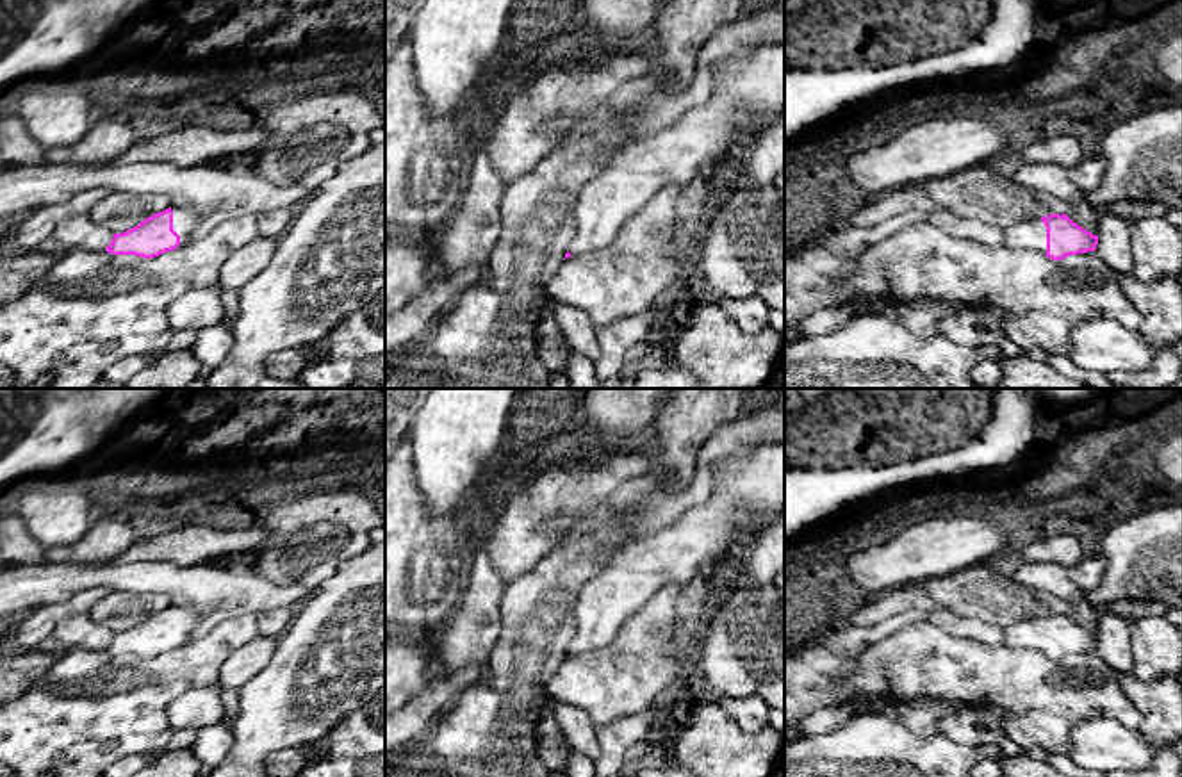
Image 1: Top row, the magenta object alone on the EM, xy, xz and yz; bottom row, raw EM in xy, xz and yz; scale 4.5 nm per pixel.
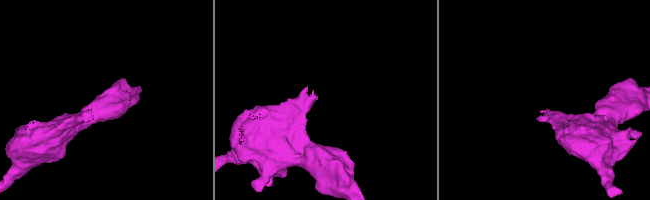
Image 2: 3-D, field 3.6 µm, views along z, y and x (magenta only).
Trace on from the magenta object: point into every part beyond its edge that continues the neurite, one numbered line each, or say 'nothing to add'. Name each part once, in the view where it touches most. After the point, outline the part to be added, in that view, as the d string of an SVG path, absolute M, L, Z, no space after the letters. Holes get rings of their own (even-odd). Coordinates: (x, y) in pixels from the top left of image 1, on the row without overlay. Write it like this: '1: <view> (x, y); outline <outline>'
1: xy (186, 622); outline M171 606L173 629L180 634L180 645L187 643L198 633L201 633L201 617L193 609Z

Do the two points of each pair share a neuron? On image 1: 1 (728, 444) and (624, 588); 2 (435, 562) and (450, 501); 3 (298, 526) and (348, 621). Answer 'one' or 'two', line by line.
1: two
2: two
3: two

